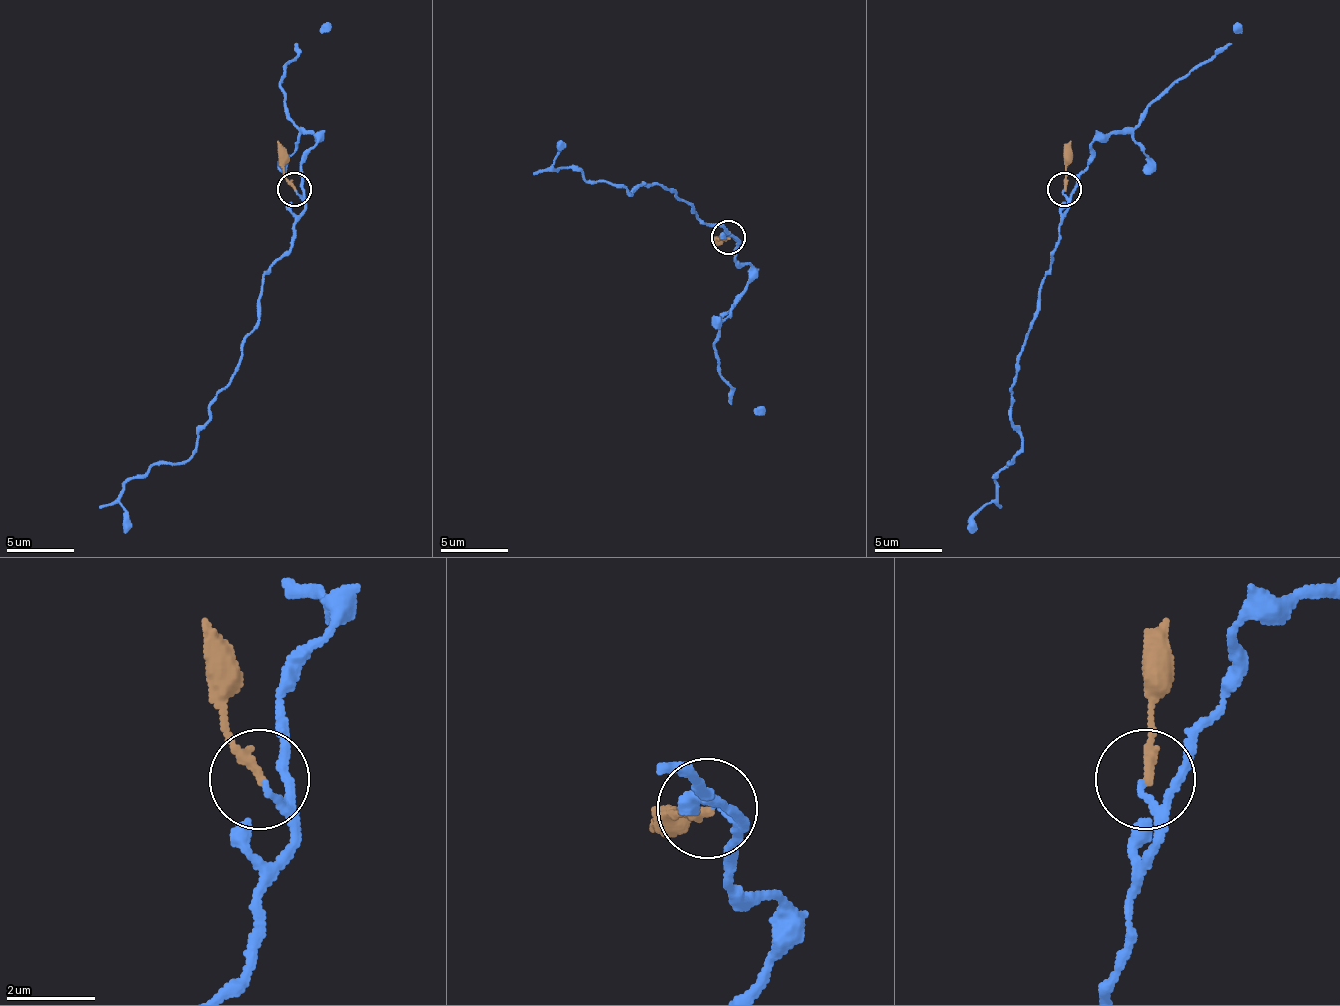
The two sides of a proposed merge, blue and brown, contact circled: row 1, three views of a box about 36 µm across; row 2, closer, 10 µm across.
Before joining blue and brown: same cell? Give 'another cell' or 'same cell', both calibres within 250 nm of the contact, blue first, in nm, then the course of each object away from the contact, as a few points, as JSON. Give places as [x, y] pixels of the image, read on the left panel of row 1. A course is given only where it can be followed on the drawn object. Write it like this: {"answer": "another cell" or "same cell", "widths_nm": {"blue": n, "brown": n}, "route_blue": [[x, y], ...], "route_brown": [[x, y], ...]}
{"answer": "same cell", "widths_nm": {"blue": 100, "brown": 240}, "route_blue": [[295, 188], [305, 212], [261, 283], [258, 324], [234, 378], [210, 406], [197, 450], [126, 483], [126, 534]], "route_brown": [[295, 188], [285, 175], [285, 148], [278, 141]]}

